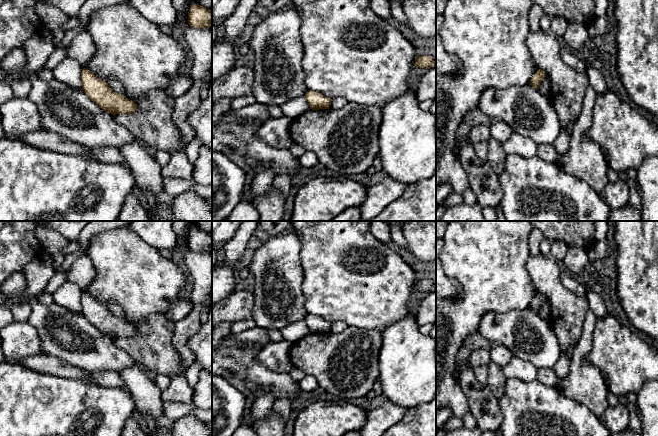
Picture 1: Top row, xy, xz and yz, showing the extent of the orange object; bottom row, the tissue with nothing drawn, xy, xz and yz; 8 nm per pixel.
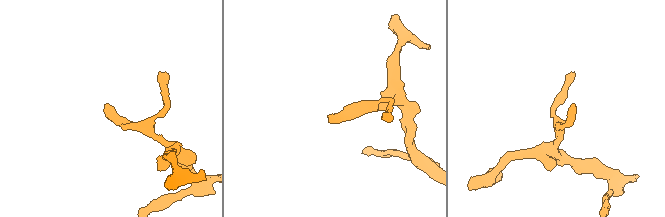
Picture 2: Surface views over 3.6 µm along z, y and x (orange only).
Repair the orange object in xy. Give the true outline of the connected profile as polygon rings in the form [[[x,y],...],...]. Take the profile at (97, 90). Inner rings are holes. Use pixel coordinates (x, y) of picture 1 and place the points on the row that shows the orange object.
[[[87,68],[81,72],[82,90],[104,111],[116,114],[129,114],[137,110],[137,105],[123,94],[114,92],[107,82],[100,80]]]

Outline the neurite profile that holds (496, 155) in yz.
[[[490,137],[487,141],[488,152],[487,162],[490,164],[494,172],[499,176],[503,172],[506,153],[503,149],[502,142]]]

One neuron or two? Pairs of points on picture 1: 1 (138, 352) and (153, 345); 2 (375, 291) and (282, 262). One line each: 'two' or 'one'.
1: one
2: two

